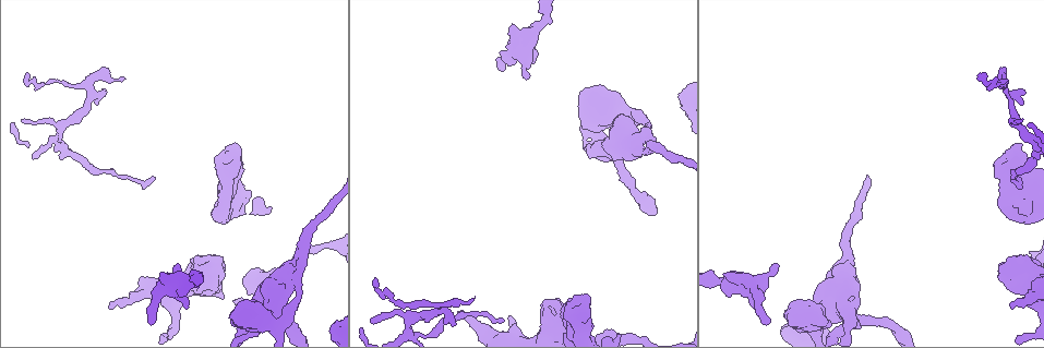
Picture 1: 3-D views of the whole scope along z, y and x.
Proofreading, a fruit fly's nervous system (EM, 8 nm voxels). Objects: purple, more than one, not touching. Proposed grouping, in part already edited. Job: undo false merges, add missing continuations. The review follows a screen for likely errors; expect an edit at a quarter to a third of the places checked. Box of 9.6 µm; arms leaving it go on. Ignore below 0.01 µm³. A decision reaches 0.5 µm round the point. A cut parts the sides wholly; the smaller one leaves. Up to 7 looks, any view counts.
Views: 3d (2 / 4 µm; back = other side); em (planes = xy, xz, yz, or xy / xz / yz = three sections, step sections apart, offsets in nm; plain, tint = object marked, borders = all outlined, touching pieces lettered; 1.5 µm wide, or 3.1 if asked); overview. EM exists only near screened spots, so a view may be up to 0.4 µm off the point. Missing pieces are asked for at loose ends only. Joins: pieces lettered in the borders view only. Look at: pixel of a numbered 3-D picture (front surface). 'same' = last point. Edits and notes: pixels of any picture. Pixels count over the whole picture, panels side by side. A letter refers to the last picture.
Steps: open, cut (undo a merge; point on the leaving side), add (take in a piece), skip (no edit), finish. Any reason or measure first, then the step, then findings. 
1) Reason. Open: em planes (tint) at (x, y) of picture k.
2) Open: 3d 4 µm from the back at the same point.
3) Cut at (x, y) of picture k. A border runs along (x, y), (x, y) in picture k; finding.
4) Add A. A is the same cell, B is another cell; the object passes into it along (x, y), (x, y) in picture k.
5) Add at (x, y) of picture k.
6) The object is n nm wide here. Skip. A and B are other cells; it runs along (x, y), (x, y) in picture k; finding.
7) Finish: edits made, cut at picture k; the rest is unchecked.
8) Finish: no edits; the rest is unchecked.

Stops while still wide. Open: em planes (plain) at (508, 29) of picture 1.

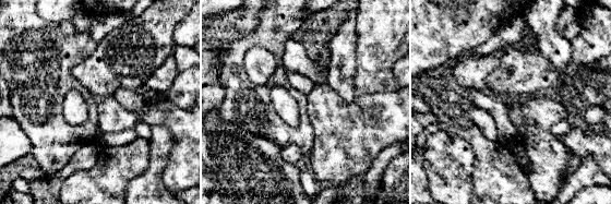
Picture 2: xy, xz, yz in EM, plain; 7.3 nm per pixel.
Open: em planes (borders) at the same point.

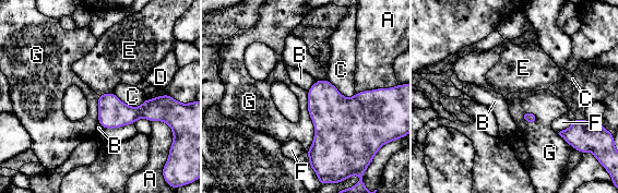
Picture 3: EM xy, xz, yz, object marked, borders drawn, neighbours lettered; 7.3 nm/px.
Skip. A, B, C, D, E, F and G are other cells; a border runs along (306, 91), (313, 125), (307, 151) in picture 3; none of them fits.

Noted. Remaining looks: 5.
Free end. Open: em planes (borders) at (501, 67) of picture 1.

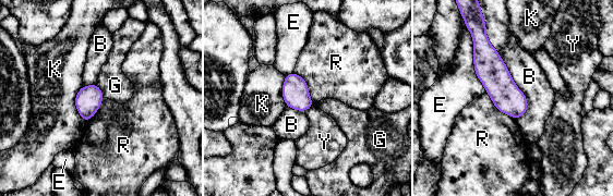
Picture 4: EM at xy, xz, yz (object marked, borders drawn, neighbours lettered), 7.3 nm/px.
The object is 190 nm wide here. Skip. B, E, G, K, R and Y are other cells; it runs along (479, 45), (516, 115) in picture 4; none of them fits.

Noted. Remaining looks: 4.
Long arm stops here. Open: 3d 4 µm at (155, 178) of picture 1.

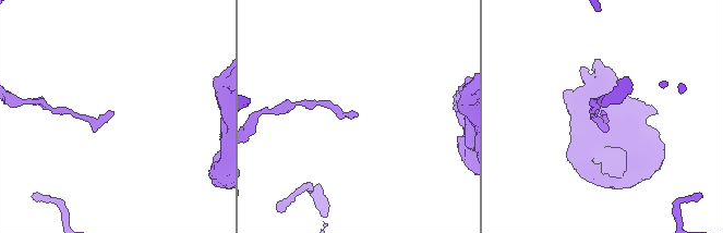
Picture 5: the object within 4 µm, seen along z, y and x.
Need the tissue. Open: em planes (borders) at (603, 112) of picture 5.

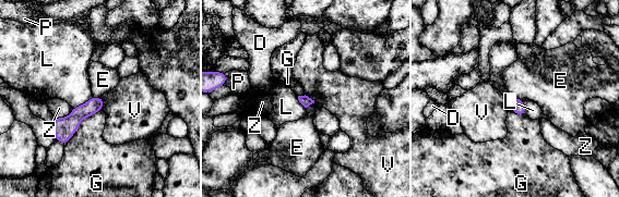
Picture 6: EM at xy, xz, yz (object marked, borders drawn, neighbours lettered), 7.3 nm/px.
Skip. D, E, G, L, P, V and Z are other cells; a border runs along (93, 95), (104, 99) in picture 6; no lettered piece goes on from it.

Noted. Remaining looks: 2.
Finish: no edits; the rest is unchecked.

